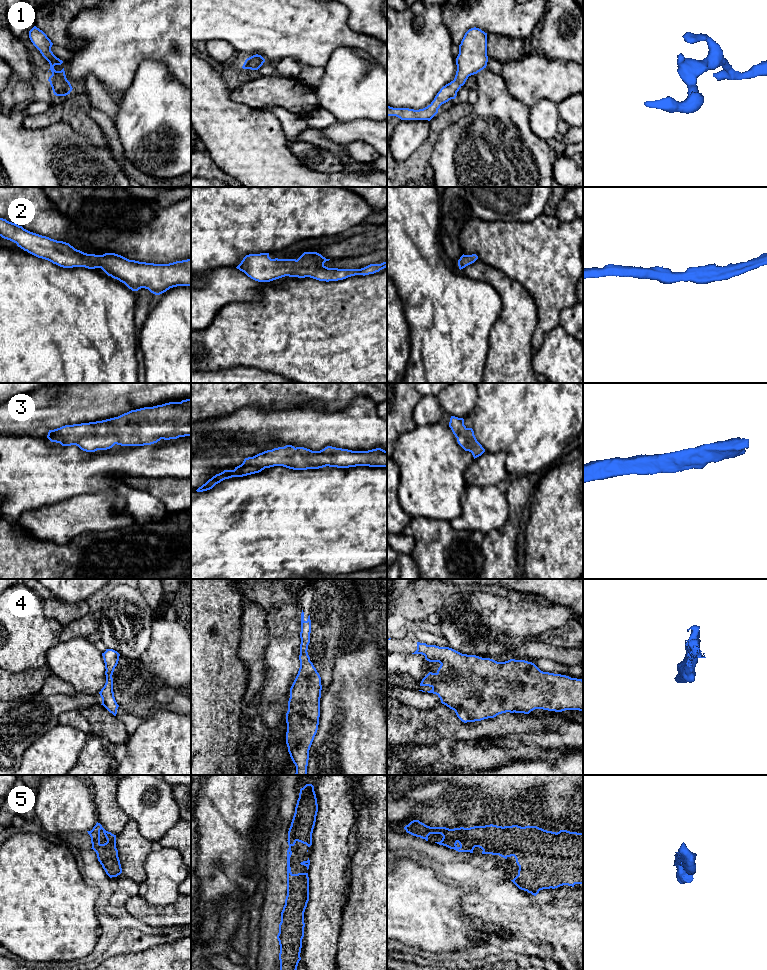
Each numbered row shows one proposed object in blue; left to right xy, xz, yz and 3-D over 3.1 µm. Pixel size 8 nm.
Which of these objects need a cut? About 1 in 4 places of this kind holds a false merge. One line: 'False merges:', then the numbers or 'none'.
False merges: none

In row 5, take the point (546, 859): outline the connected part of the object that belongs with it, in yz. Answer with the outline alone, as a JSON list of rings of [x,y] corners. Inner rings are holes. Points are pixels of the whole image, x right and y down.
[[[413,820],[404,827],[407,833],[420,837],[428,841],[430,834],[441,834],[443,836],[440,842],[435,842],[439,845],[446,846],[450,849],[454,849],[458,852],[470,852],[473,853],[475,847],[481,848],[482,854],[499,855],[505,859],[514,856],[516,863],[519,866],[518,875],[511,880],[519,889],[527,891],[536,896],[540,890],[543,889],[555,889],[563,885],[574,887],[575,884],[583,884],[583,833],[570,832],[567,830],[560,830],[559,832],[547,831],[537,826],[525,826],[518,825],[512,826],[497,826],[497,825],[485,825],[474,826],[470,828],[454,828],[449,829],[446,827],[430,827],[420,822],[419,820]]]

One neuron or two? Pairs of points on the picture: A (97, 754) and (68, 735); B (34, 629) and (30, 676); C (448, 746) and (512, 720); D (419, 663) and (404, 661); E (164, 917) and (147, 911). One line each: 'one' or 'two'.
A: two
B: two
C: two
D: one
E: one

